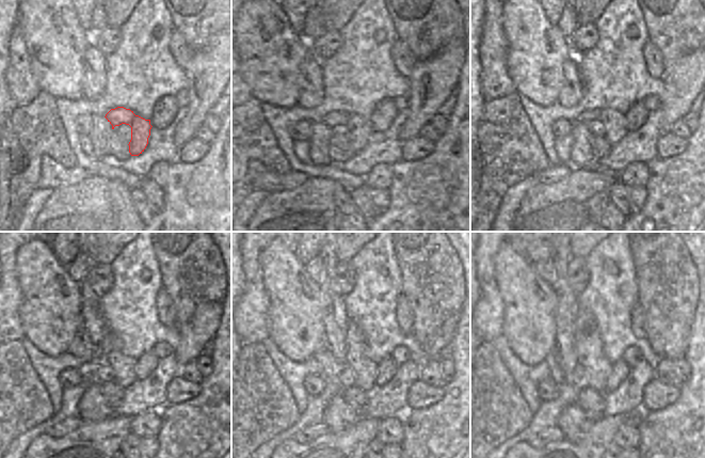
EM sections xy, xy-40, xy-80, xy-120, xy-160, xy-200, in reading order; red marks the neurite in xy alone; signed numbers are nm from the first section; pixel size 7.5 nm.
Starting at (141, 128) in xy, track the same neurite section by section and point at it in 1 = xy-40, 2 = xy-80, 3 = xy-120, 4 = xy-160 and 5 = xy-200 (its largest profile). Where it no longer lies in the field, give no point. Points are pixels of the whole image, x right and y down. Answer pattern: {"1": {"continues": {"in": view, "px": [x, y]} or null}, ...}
{"1": {"continues": {"in": "xy-40", "px": [363, 120]}}, "2": {"continues": {"in": "xy-80", "px": [604, 128]}}, "3": {"continues": {"in": "xy-120", "px": [124, 366]}}, "4": {"continues": {"in": "xy-160", "px": [364, 368]}}, "5": {"continues": {"in": "xy-200", "px": [590, 347]}}}

